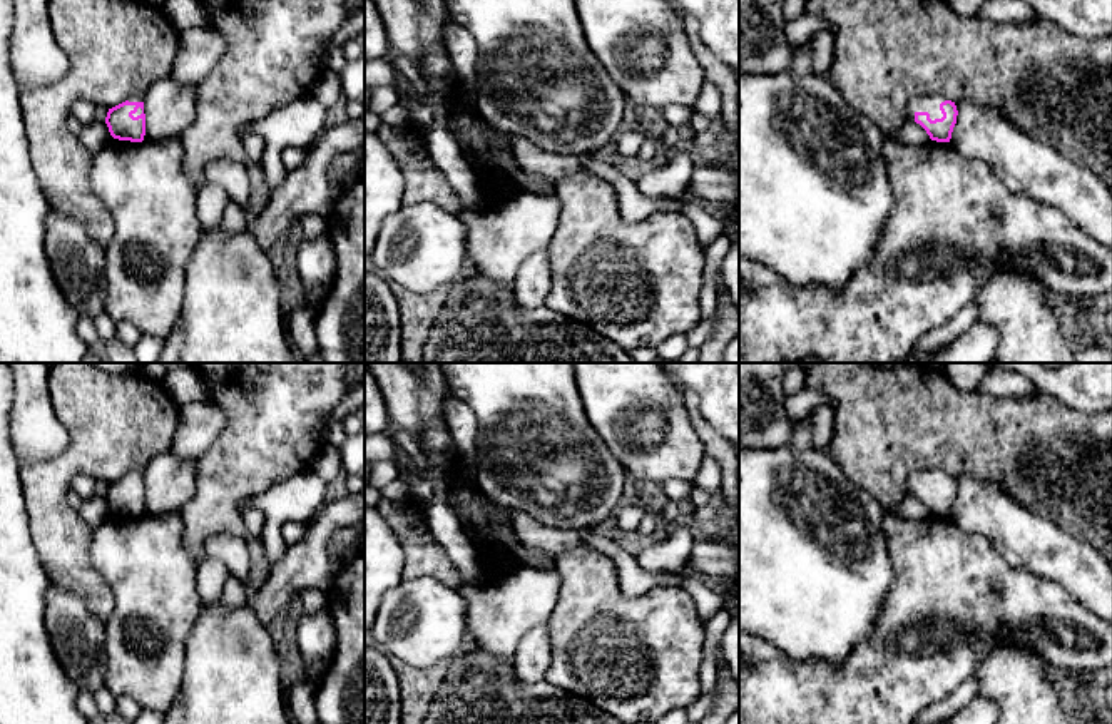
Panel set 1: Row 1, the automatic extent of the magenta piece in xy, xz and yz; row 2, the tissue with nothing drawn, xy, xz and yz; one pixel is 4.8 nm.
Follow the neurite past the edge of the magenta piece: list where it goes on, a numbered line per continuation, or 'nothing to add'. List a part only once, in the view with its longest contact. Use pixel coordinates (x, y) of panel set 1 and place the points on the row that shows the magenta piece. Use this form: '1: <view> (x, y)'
1: yz (930, 104)

